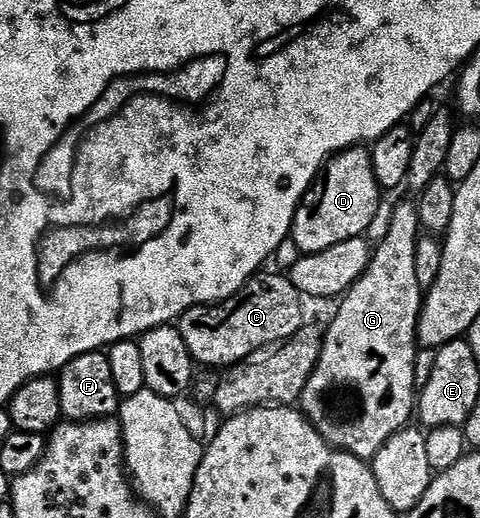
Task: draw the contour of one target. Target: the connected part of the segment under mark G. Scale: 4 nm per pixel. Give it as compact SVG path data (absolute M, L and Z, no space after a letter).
M416 202L401 203L394 209L381 244L376 244L369 268L355 286L345 292L337 316L330 321L329 331L327 327L324 332L321 356L299 400L304 414L333 446L350 451L366 461L372 460L392 435L410 426L419 402L419 388L416 385L419 350L417 322L421 316L423 289L419 285L415 253L422 231Z

